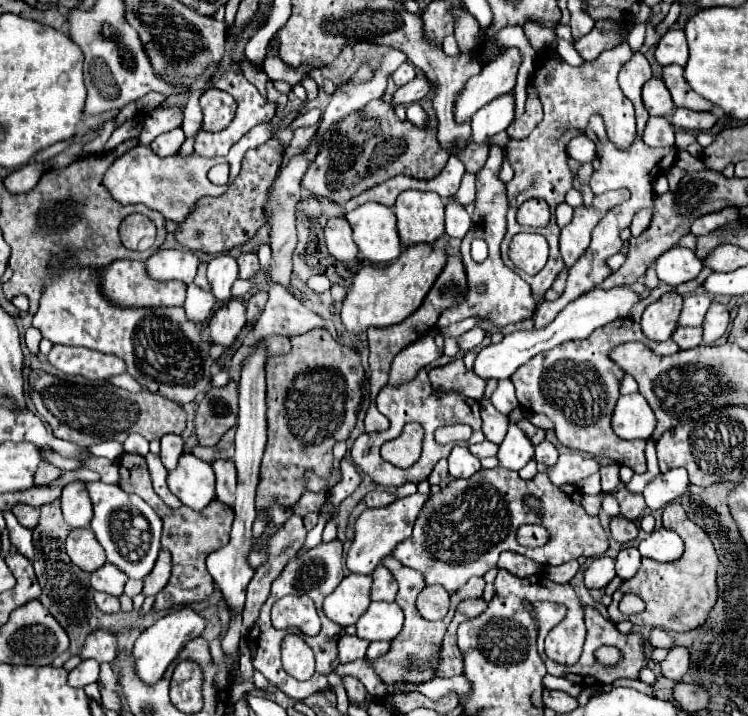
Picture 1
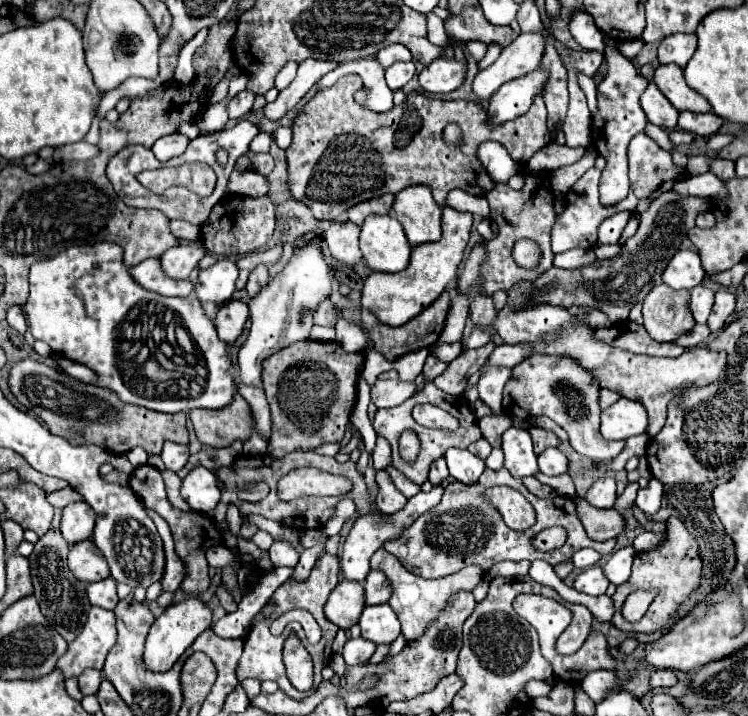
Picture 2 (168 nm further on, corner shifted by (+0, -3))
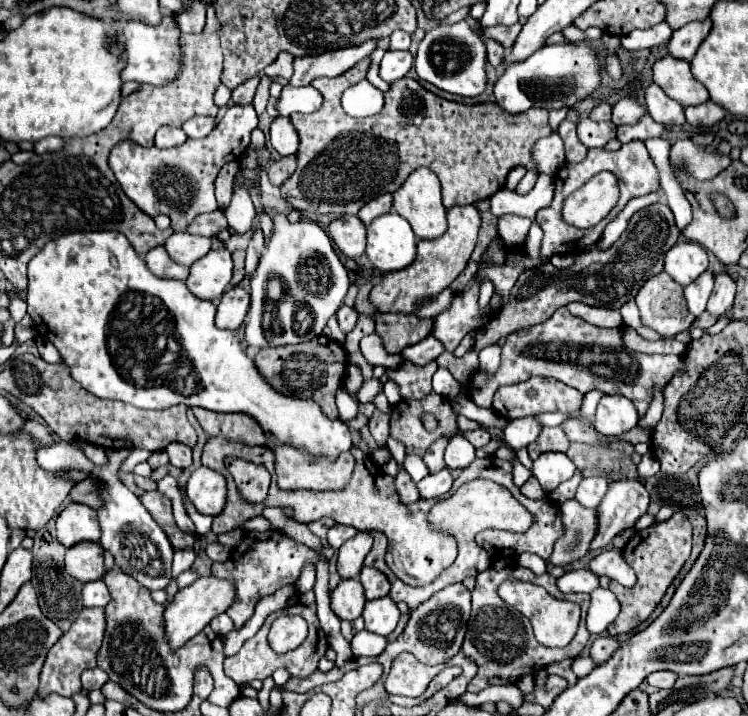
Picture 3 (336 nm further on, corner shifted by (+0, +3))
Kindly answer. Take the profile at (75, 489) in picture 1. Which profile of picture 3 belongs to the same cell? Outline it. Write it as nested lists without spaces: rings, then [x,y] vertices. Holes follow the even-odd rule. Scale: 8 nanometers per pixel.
[[[72,502],[56,518],[56,534],[58,542],[64,544],[66,548],[78,542],[98,542],[100,524],[96,510],[92,510],[86,504]]]

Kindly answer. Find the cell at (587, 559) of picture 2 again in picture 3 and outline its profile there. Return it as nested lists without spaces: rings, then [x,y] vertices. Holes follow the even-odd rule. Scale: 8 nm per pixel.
[[[614,480],[602,498],[598,510],[598,530],[590,548],[606,548],[612,538],[628,528],[648,510],[648,492],[640,480]]]

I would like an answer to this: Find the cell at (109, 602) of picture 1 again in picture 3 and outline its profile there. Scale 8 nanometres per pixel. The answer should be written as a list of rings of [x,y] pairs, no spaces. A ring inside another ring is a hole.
[[[84,608],[78,616],[78,620],[74,620],[74,624],[70,626],[68,632],[62,634],[62,638],[50,648],[46,662],[42,666],[40,672],[40,688],[38,688],[38,696],[48,696],[48,694],[60,694],[60,696],[74,696],[82,690],[80,684],[80,674],[88,668],[96,666],[96,654],[100,650],[102,644],[102,636],[106,630],[106,616],[104,616],[104,608]]]

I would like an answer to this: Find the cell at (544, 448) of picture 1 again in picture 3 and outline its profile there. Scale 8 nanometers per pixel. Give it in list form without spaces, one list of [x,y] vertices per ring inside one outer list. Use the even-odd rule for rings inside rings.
[[[546,452],[538,456],[532,464],[532,474],[546,494],[558,488],[558,484],[562,484],[564,480],[572,478],[574,470],[576,470],[574,462],[562,452]]]

